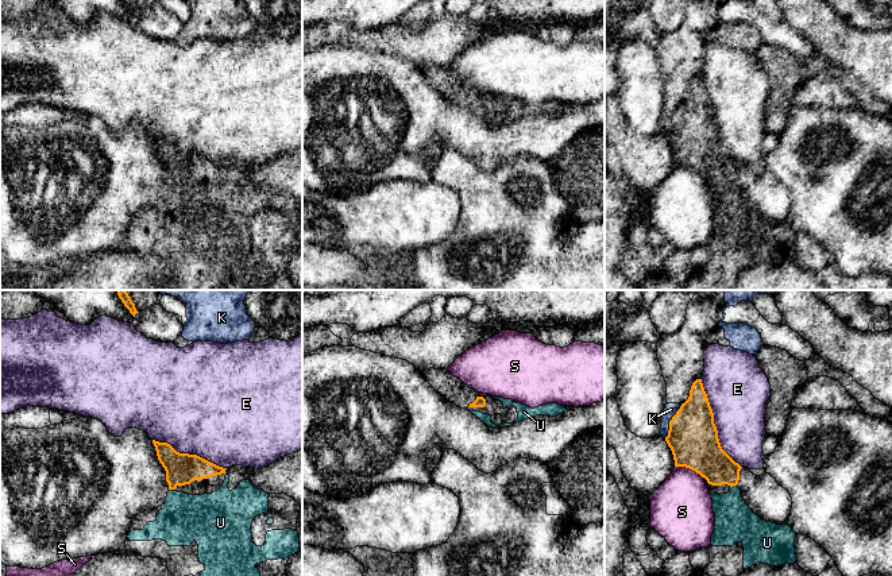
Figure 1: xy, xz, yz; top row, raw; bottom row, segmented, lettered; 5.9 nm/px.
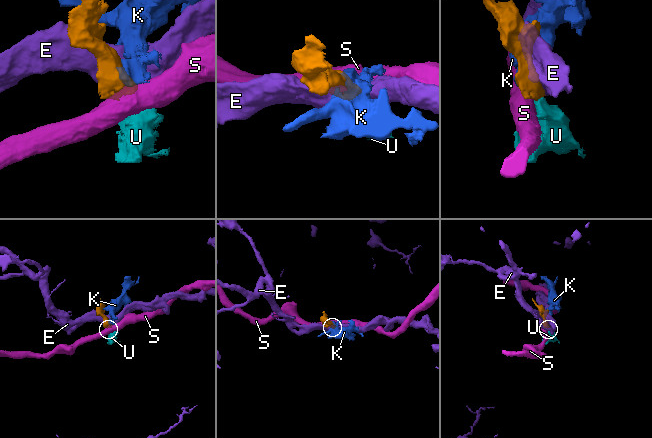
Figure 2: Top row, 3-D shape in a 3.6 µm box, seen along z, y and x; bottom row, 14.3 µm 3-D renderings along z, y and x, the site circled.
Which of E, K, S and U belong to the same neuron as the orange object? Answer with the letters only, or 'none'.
U

